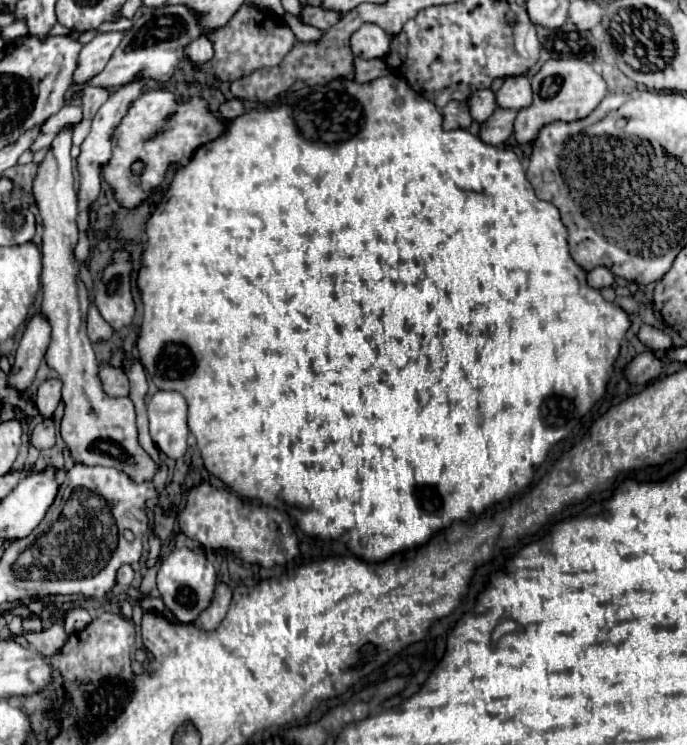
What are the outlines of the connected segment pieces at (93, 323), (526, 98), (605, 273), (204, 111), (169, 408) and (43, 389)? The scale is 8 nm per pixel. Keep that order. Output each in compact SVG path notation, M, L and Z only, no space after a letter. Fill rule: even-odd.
M92 304L88 310L88 338L92 342L102 342L102 340L108 340L110 336L112 336L110 324L100 316L96 306Z
M512 76L506 78L502 88L496 92L498 106L502 108L512 108L512 110L522 110L532 104L532 84L528 76Z
M594 268L590 274L588 274L588 284L596 290L602 290L602 288L610 288L614 284L614 276L608 268Z
M148 90L132 102L128 114L112 132L112 158L108 166L104 166L102 176L114 188L116 200L126 208L134 208L146 196L150 196L152 188L162 182L170 164L188 162L198 146L218 138L224 128L226 122L216 120L204 100L192 98L190 102L176 102L174 94L166 90ZM138 158L146 164L146 170L140 174L140 178L130 172L130 164Z
M158 390L148 402L150 436L158 450L168 458L182 458L186 454L186 400L178 392Z
M50 378L44 384L40 384L36 408L44 418L52 418L60 400L62 400L62 382L58 378Z

